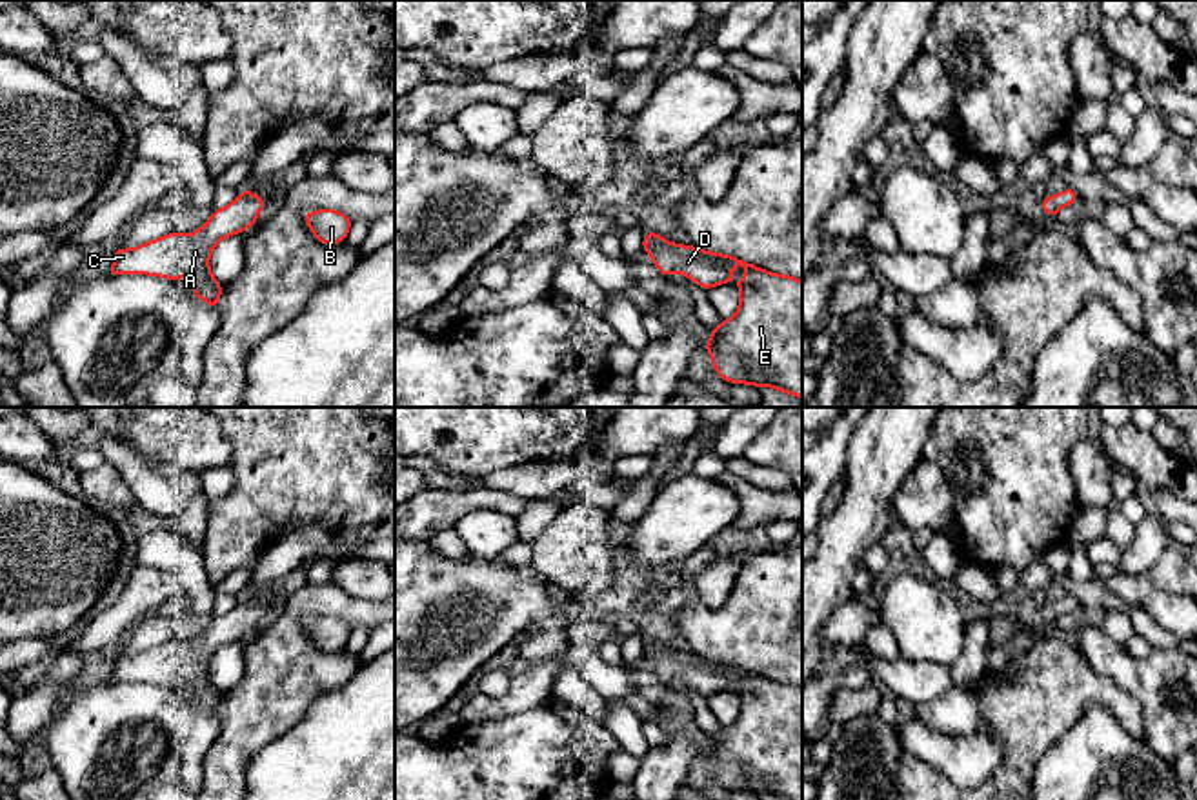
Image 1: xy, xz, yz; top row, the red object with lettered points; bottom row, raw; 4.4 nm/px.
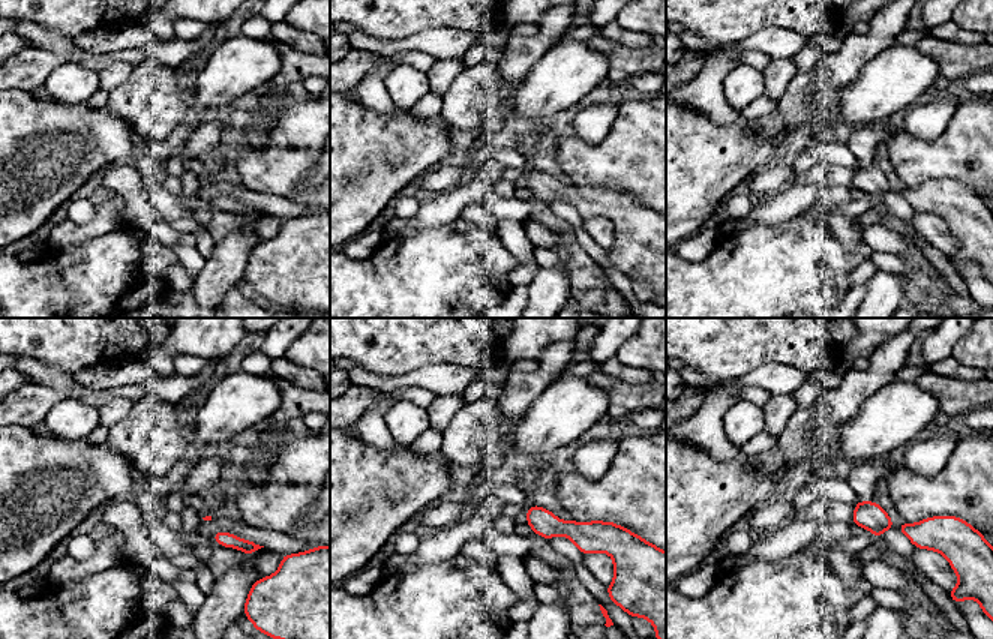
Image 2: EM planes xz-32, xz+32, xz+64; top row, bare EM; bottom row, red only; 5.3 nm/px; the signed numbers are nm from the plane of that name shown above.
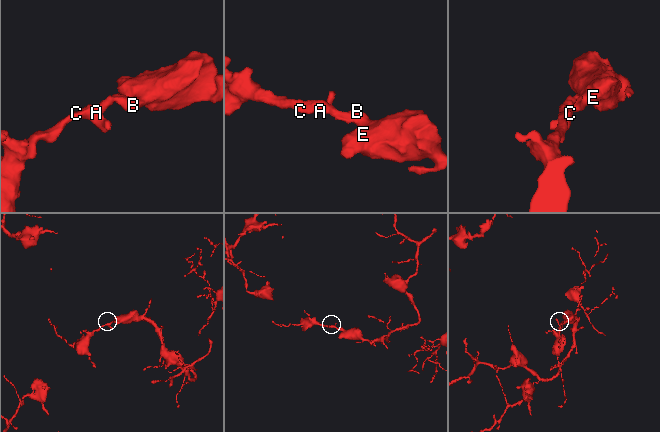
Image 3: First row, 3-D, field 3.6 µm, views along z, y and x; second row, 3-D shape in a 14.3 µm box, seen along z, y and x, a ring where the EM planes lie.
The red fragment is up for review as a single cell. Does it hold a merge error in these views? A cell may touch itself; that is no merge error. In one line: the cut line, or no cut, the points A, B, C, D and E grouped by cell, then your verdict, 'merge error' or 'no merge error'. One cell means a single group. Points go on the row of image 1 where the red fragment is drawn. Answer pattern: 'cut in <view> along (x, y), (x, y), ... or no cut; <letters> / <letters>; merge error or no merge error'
no cut; A B C D E; no merge error

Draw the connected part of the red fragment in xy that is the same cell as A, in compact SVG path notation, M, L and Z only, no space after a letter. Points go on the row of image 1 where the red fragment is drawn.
M249 189L240 191L193 235L169 233L133 249L113 249L115 260L107 276L151 275L178 282L191 275L193 295L218 309L222 284L209 273L209 255L220 240L253 227L264 205L262 196Z

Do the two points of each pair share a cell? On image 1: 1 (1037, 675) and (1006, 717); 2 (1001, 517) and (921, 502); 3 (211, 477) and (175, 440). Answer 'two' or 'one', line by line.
1: one
2: two
3: two

